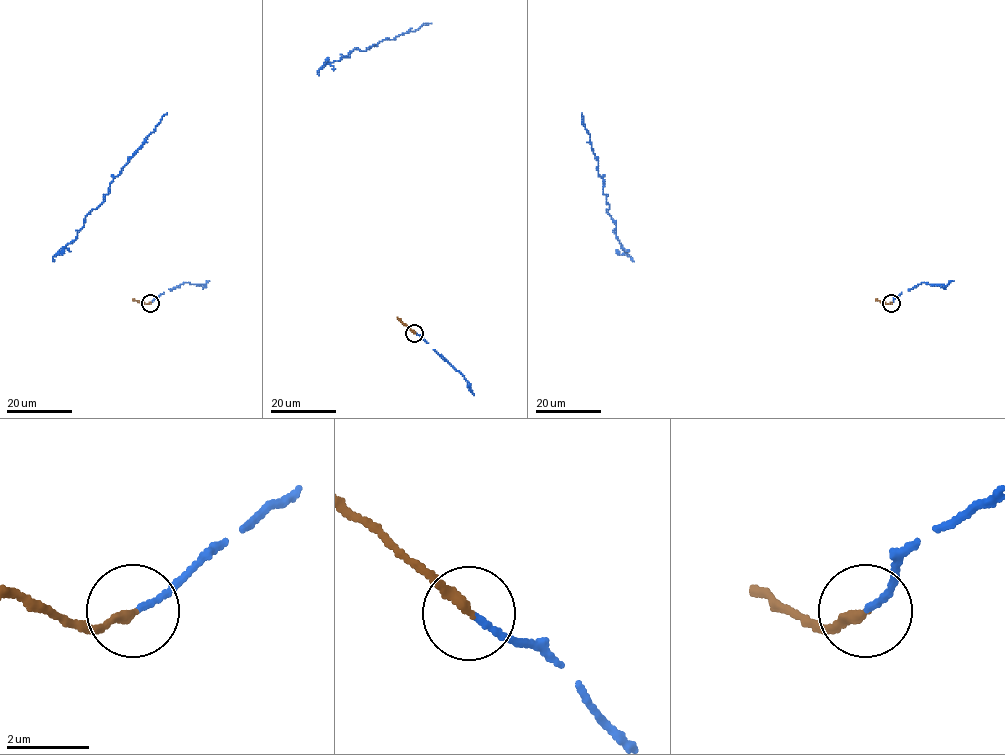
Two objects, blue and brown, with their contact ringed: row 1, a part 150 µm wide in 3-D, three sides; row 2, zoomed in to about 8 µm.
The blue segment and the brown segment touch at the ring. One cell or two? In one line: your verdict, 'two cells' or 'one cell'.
one cell

